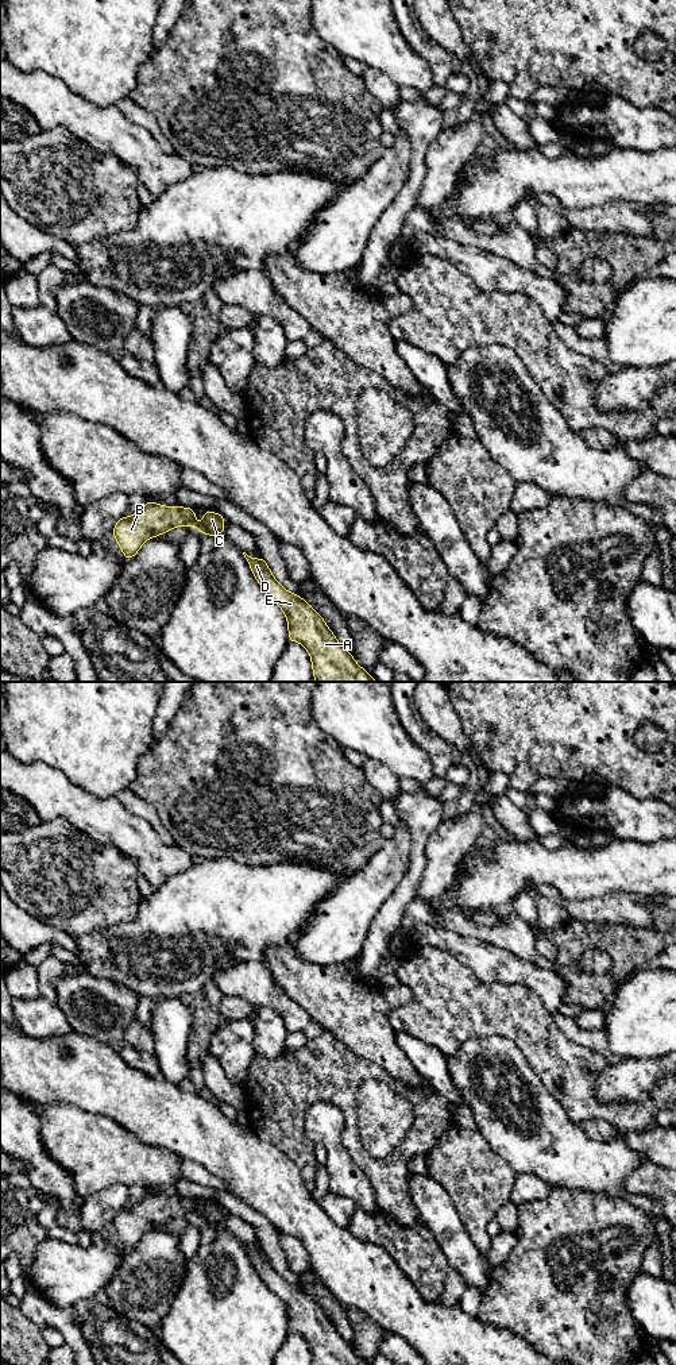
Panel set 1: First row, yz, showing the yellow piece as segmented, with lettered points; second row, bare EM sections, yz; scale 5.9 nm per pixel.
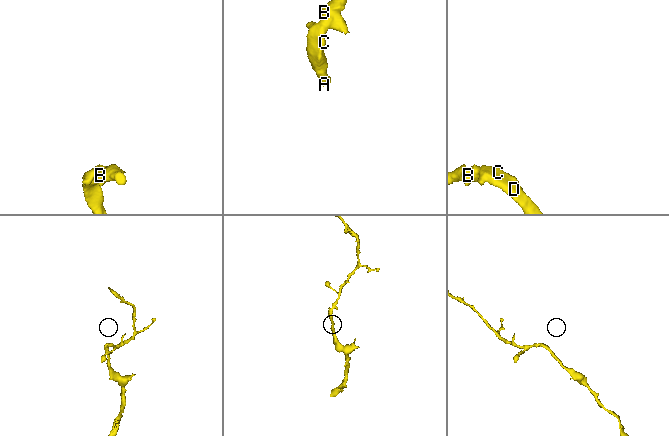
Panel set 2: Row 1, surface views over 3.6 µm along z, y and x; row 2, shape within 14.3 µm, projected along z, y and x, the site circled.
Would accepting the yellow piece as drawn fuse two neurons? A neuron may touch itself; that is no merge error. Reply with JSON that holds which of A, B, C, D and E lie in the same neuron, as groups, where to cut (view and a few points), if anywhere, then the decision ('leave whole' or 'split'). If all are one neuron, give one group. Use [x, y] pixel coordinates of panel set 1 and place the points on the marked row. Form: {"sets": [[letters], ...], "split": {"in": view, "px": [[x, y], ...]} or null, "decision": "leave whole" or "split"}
{"sets": [["A", "B", "C", "D", "E"]], "split": null, "decision": "leave whole"}

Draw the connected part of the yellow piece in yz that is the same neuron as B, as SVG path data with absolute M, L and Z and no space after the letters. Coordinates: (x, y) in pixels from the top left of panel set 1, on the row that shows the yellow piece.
M151 501L136 510L131 517L121 517L112 533L121 548L124 558L132 559L143 543L151 537L169 532L175 527L196 527L198 532L215 539L217 533L225 533L224 516L205 509L198 525L196 512L192 508L163 506Z

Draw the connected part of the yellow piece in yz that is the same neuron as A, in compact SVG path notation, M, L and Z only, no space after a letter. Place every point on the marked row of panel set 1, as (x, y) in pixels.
M243 555L259 585L286 614L289 643L298 641L309 652L316 682L376 682L340 645L322 617L302 597L282 587L263 558Z

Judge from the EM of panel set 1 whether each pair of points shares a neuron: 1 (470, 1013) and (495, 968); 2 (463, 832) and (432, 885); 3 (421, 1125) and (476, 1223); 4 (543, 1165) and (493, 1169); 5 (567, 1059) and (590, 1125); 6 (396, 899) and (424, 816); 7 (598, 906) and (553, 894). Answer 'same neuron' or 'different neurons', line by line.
1: different neurons
2: same neuron
3: different neurons
4: different neurons
5: different neurons
6: same neuron
7: same neuron

